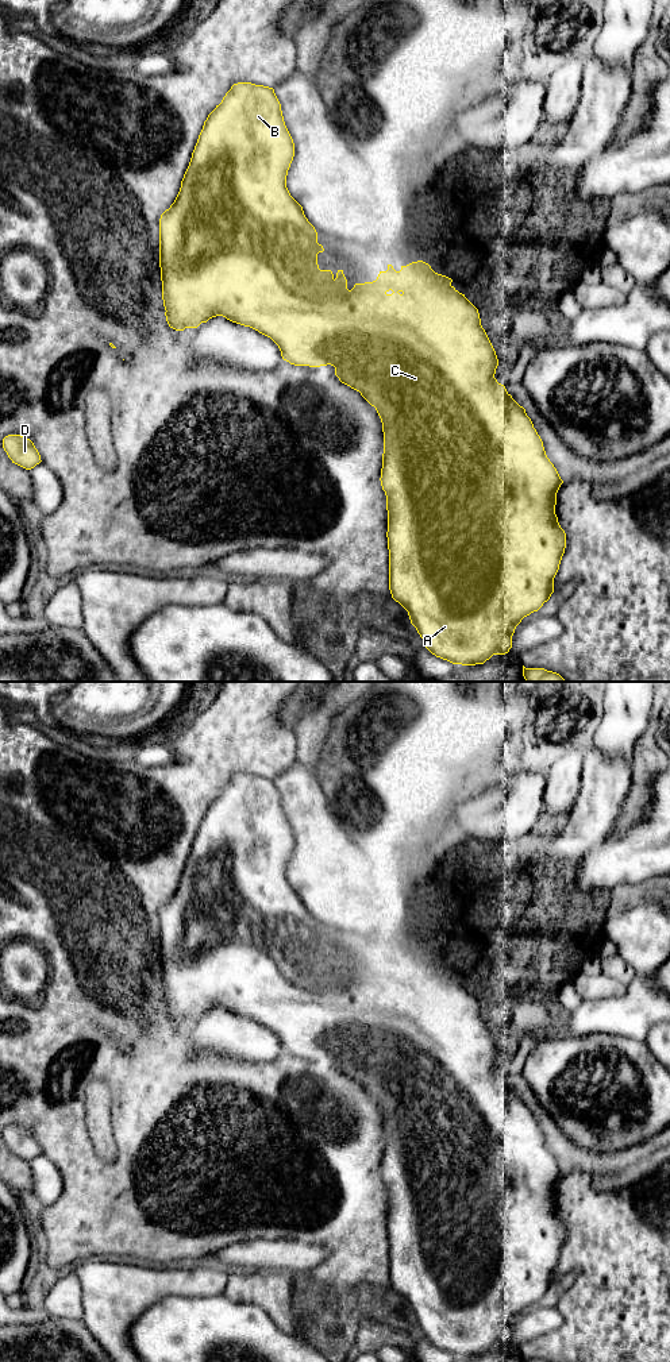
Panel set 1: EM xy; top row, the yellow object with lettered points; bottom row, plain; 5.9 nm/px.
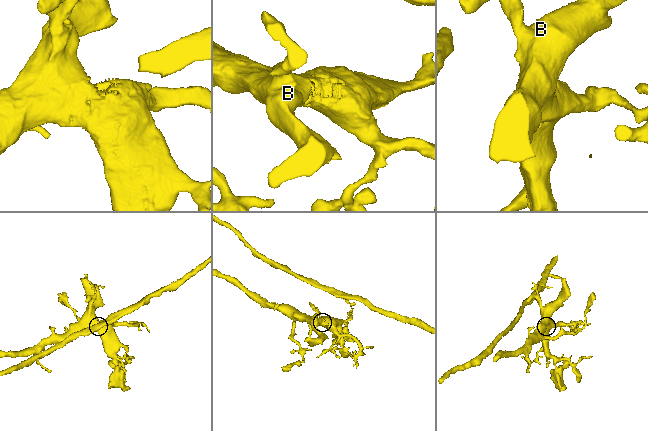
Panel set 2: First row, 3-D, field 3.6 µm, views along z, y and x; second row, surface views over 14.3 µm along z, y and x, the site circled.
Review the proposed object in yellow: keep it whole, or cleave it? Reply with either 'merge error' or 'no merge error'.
no merge error

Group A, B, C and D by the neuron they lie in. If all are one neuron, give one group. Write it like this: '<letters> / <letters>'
A B C D

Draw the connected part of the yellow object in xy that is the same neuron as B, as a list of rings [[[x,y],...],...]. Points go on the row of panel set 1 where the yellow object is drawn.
[[[251,82],[234,84],[204,121],[189,166],[181,181],[180,192],[159,219],[159,267],[166,321],[170,328],[184,331],[185,328],[197,328],[212,317],[223,316],[232,323],[250,327],[270,337],[278,346],[282,359],[290,364],[334,366],[339,381],[359,391],[376,408],[384,432],[380,481],[386,495],[389,590],[392,598],[408,611],[411,624],[432,655],[453,664],[484,664],[493,655],[509,652],[516,626],[524,617],[538,611],[554,593],[554,578],[566,548],[566,533],[555,514],[557,493],[563,481],[547,458],[543,441],[525,409],[494,378],[498,359],[481,325],[478,309],[451,285],[451,278],[435,273],[428,263],[417,261],[401,266],[400,271],[388,265],[388,270],[380,271],[376,281],[355,283],[349,290],[343,270],[338,270],[334,275],[331,270],[319,269],[317,254],[323,252],[324,248],[317,243],[317,232],[305,217],[303,207],[290,196],[286,188],[286,175],[293,157],[294,143],[285,126],[281,104],[274,89]]]

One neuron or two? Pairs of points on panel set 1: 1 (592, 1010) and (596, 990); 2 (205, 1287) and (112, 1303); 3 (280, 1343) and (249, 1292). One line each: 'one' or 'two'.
1: two
2: one
3: two

